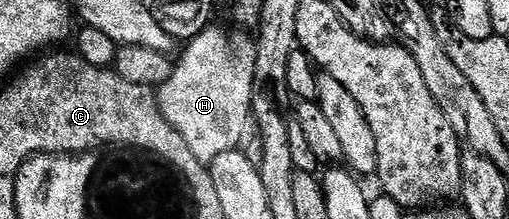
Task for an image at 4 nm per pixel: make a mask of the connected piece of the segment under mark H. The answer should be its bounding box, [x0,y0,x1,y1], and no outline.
[157,25,255,165]

